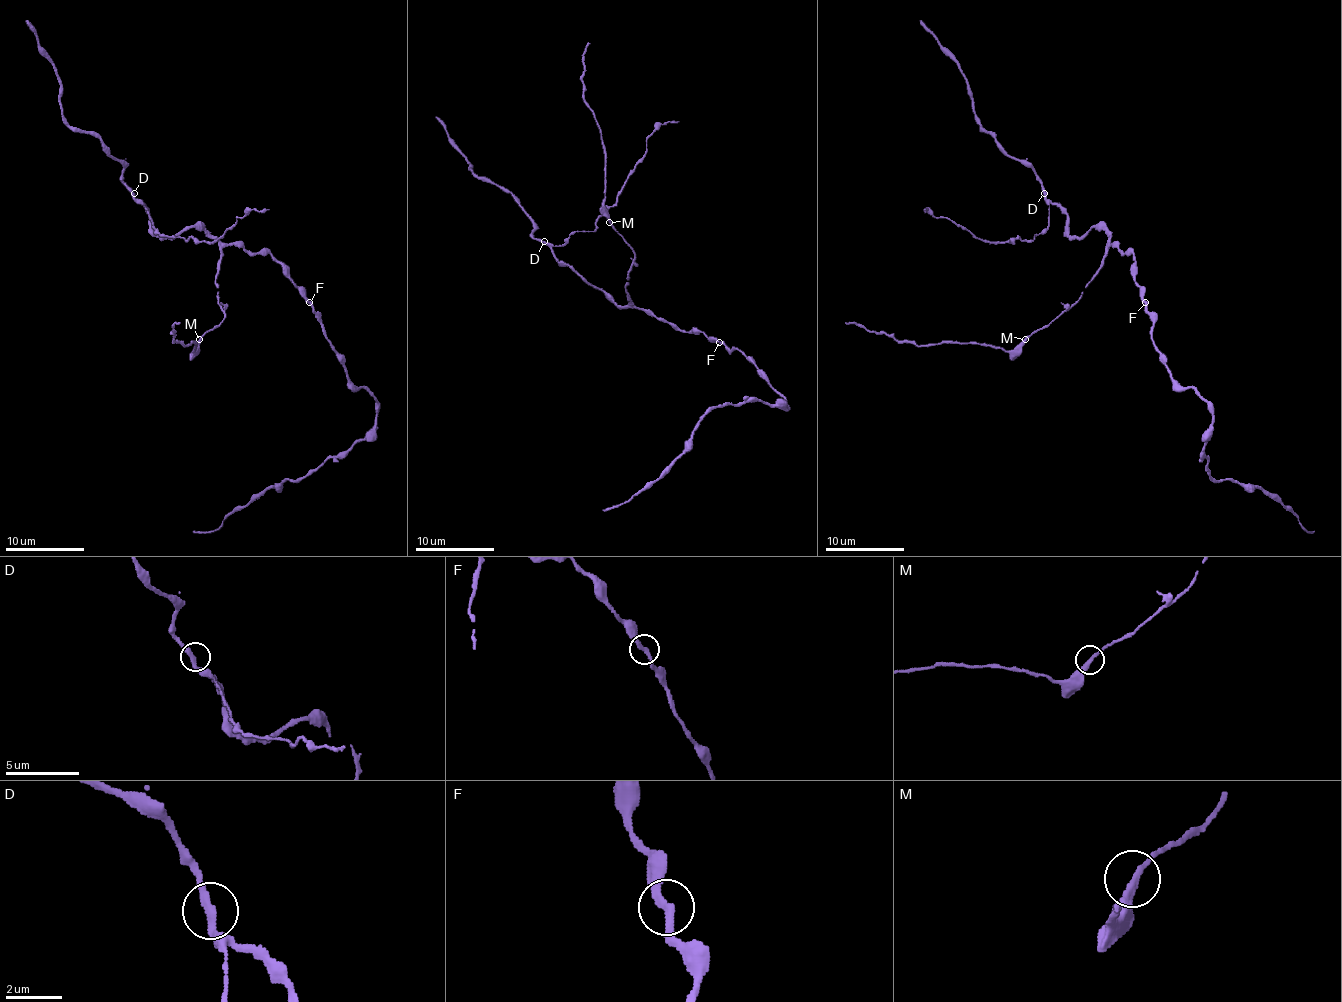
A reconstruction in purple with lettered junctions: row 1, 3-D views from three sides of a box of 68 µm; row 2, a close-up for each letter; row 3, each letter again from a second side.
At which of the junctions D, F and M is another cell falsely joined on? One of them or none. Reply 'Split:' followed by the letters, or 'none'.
Split: none

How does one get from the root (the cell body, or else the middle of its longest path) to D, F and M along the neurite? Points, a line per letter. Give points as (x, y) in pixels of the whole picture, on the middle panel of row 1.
D: (694, 332), (682, 332), (641, 309), (619, 307), (568, 265), (562, 265), (544, 241)
F: (694, 332), (704, 332), (720, 342)
M: (694, 332), (682, 332), (633, 305), (625, 285), (635, 251), (609, 222)

